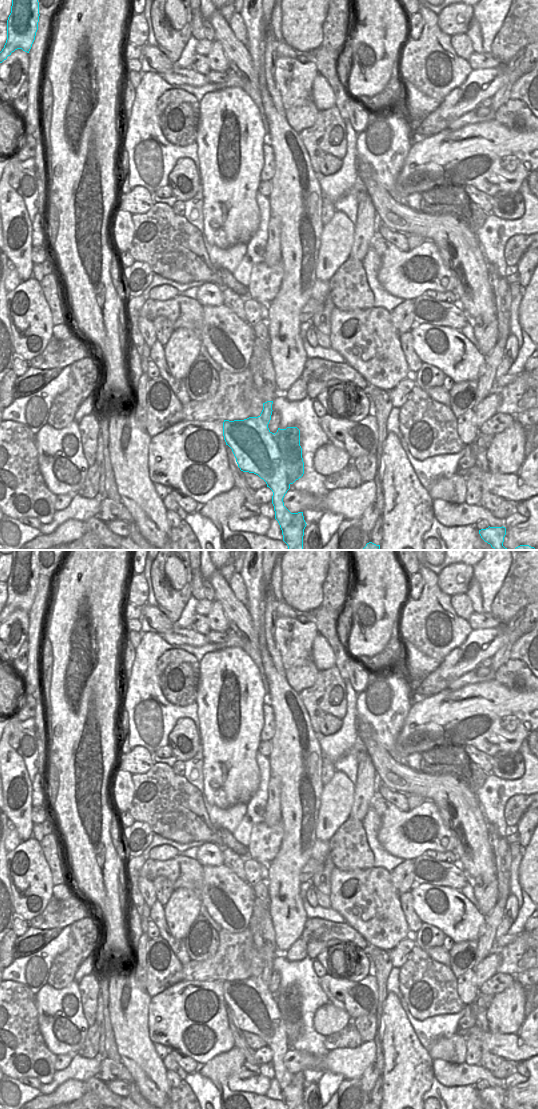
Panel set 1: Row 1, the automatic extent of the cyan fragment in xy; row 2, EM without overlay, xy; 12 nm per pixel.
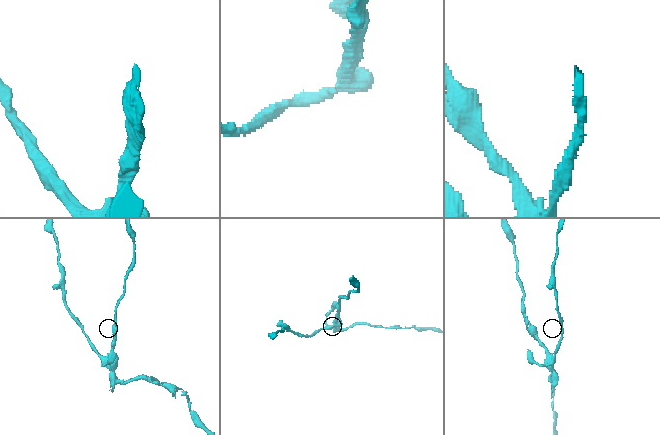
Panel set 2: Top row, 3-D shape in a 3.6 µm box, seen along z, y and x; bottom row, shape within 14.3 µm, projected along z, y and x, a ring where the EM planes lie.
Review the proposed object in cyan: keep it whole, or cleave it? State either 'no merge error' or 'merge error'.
merge error

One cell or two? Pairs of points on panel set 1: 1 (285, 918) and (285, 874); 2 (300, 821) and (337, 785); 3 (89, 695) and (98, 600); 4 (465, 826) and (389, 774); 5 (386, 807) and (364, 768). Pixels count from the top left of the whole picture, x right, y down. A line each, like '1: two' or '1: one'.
1: one
2: two
3: one
4: one
5: two

